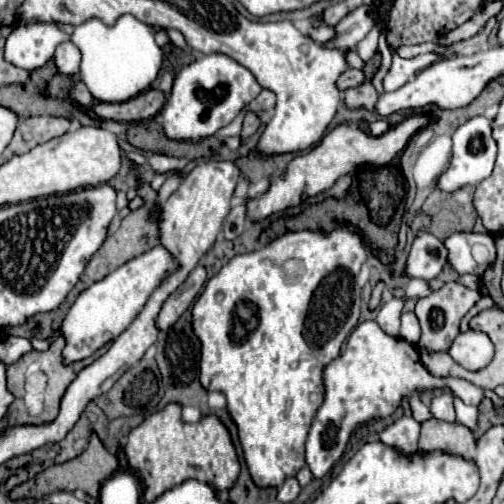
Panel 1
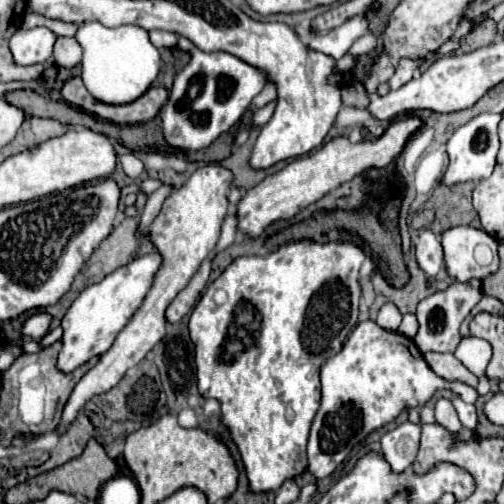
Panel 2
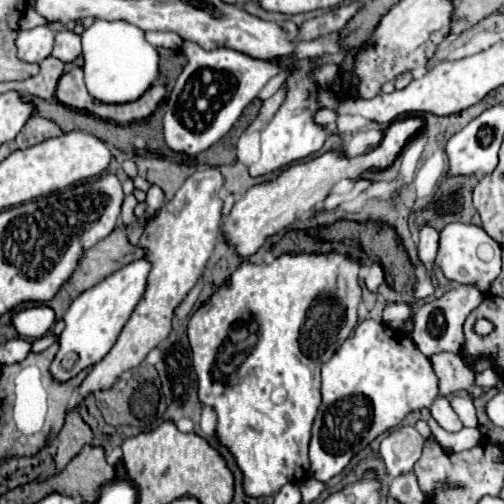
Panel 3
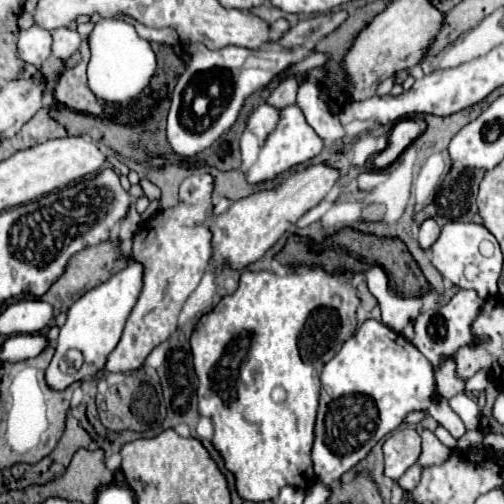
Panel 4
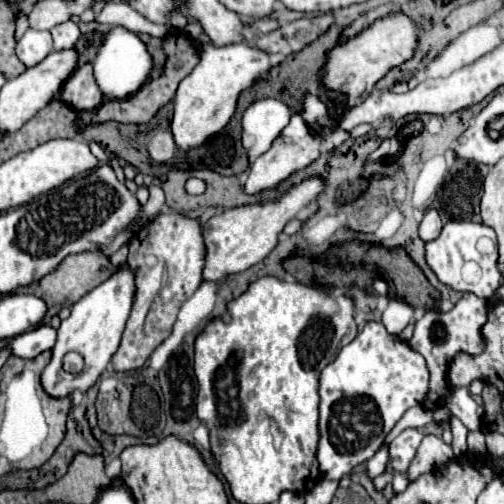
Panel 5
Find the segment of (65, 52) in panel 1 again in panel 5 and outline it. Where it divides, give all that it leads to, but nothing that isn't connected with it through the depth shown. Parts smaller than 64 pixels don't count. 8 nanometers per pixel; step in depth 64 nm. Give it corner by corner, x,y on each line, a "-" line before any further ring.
68,20
64,24
56,24
56,28
52,28
50,32
52,32
52,38
54,38
54,50
72,48
80,38
80,30
72,20

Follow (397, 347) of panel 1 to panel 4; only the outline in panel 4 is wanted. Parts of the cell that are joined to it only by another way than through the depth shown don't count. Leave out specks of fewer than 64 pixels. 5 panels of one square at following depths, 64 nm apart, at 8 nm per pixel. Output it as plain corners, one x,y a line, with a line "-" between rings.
366,320
322,370
320,408
312,462
318,480
332,484
364,460
370,450
412,410
428,410
436,394
434,370
402,336
382,322

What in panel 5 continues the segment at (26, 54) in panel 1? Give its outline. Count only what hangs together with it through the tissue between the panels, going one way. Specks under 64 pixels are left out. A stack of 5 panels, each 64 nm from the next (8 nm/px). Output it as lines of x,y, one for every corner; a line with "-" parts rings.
28,28
22,40
16,44
16,56
24,66
36,66
52,52
52,36
48,30

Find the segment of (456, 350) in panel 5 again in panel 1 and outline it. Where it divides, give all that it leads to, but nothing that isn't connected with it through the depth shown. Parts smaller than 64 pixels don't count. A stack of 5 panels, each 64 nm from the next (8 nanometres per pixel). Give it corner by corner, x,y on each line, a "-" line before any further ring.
448,282
440,290
428,294
424,298
418,298
416,310
414,310
414,314
418,316
420,326
422,326
422,336
418,340
418,348
426,348
432,352
448,352
448,348
452,346
452,340
456,340
456,336
458,336
462,318
468,314
468,310
478,300
480,300
480,292
466,288
460,282

